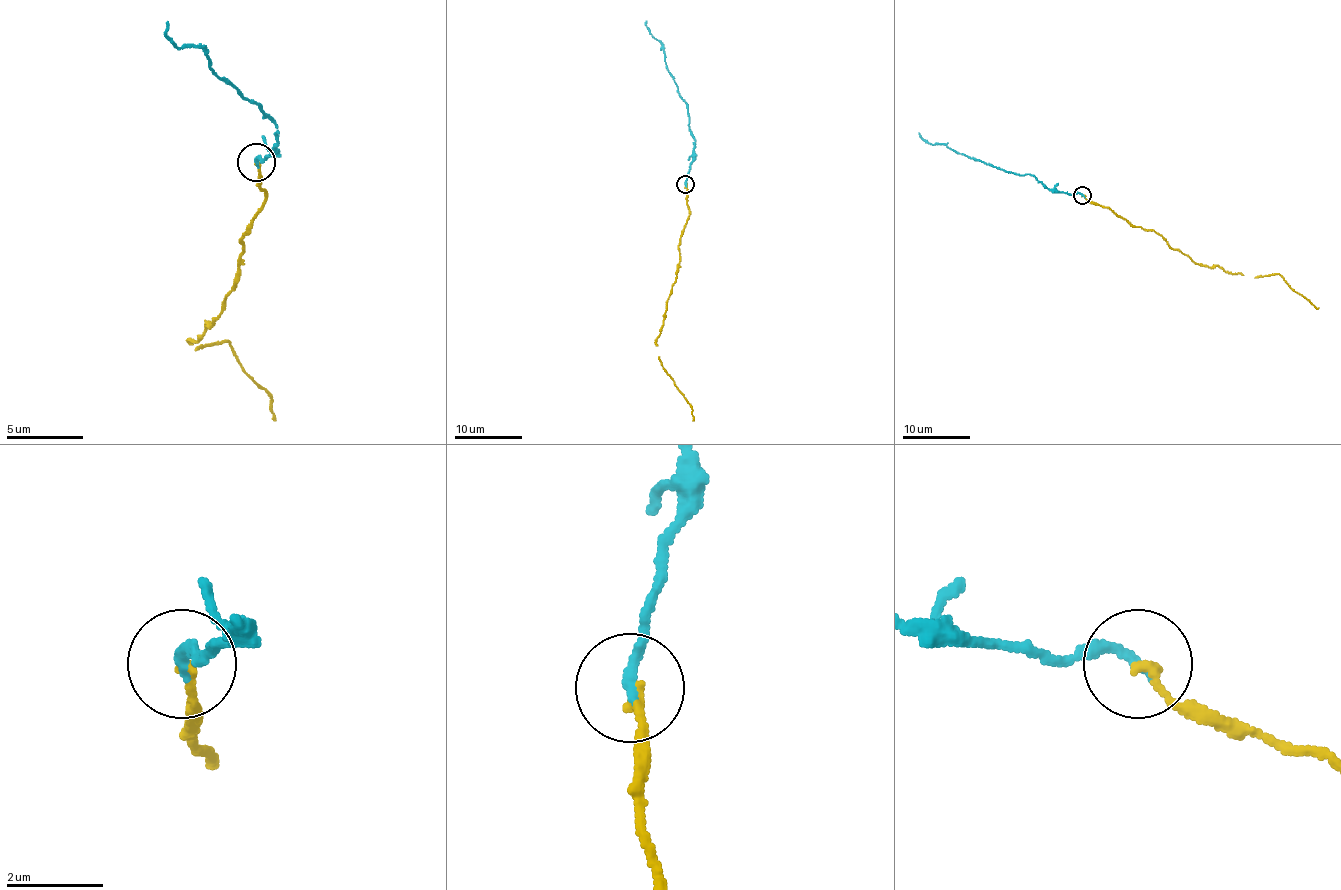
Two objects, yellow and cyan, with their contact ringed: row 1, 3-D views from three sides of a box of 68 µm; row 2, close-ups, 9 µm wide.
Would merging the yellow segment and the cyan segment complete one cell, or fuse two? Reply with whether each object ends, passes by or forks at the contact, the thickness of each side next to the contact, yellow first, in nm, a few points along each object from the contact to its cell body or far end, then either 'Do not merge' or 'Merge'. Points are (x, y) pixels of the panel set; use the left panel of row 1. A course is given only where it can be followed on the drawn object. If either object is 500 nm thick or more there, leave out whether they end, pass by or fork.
At the ring yellow ends. At the ring cyan ends. Thickness 200 nm (yellow) against 240 nm. Course of yellow: (257, 163), (265, 205), (242, 240), (238, 282), (226, 309), (188, 339), (196, 351), (230, 343), (276, 420). Course of cyan: (257, 163), (272, 152), (276, 144), (276, 125), (211, 67), (203, 48), (180, 48), (165, 33), (169, 21). Merge

